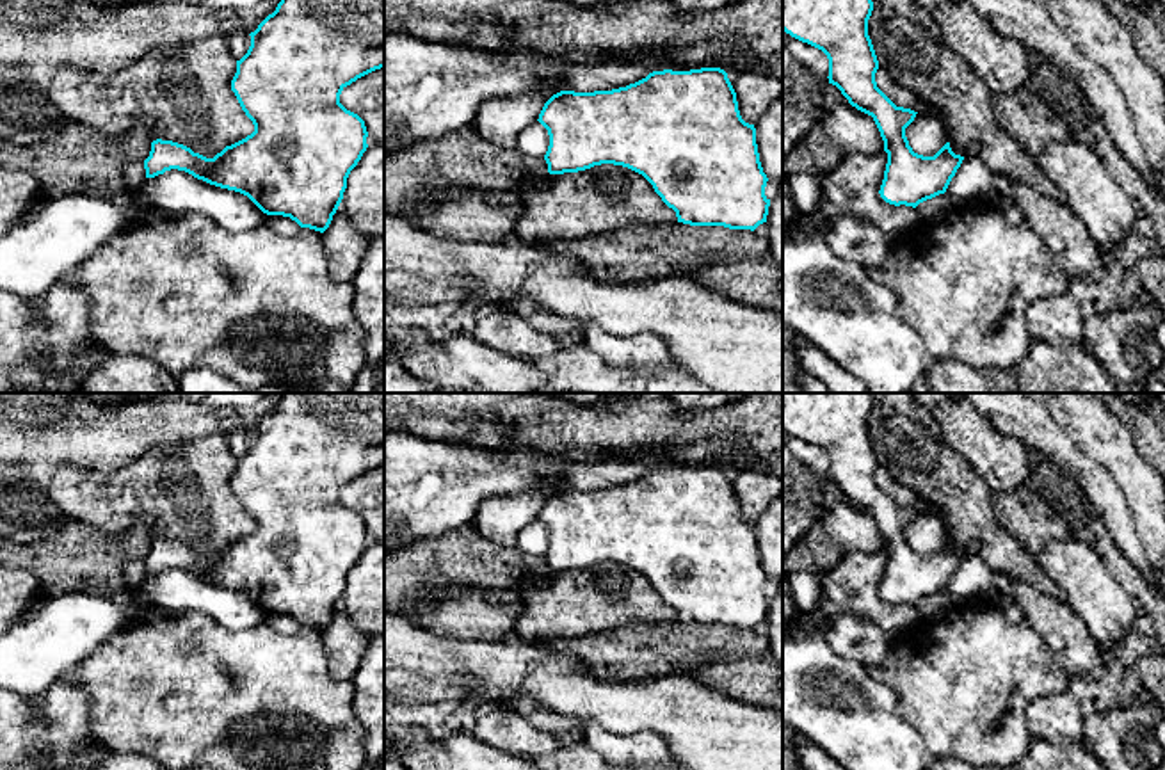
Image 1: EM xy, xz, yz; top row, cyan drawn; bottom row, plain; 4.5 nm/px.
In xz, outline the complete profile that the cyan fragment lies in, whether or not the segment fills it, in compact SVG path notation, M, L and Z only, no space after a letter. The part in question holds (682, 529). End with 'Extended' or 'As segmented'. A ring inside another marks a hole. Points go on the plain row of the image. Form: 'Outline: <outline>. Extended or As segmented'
Outline: M720 466L653 469L635 482L612 489L560 489L544 501L537 519L550 533L544 553L550 573L578 571L601 562L623 564L653 583L662 599L676 610L678 621L751 630L767 621L768 576L759 560L756 526L742 517L736 491Z. As segmented

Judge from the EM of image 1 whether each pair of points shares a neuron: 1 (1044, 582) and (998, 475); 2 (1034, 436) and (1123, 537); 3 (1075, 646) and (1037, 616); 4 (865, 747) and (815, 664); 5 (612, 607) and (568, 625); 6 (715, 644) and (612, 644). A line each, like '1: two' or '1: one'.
1: two
2: one
3: one
4: one
5: one
6: one

